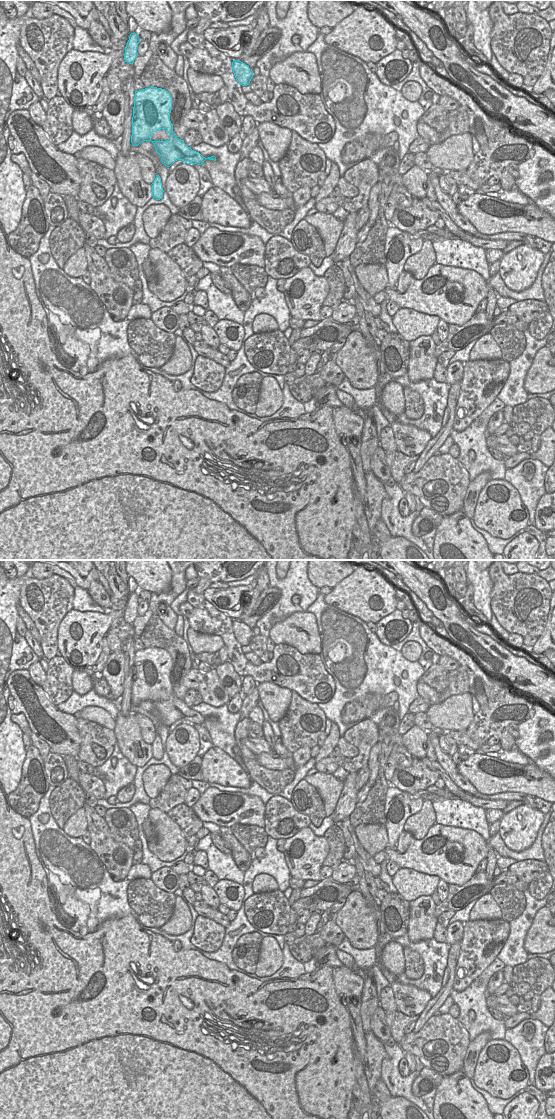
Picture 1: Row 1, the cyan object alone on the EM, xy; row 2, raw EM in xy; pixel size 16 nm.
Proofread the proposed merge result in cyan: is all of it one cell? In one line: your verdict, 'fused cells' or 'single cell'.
single cell

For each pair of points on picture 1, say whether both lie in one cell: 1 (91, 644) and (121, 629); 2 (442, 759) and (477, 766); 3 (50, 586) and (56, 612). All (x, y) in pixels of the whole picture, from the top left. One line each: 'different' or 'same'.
1: different
2: different
3: same

